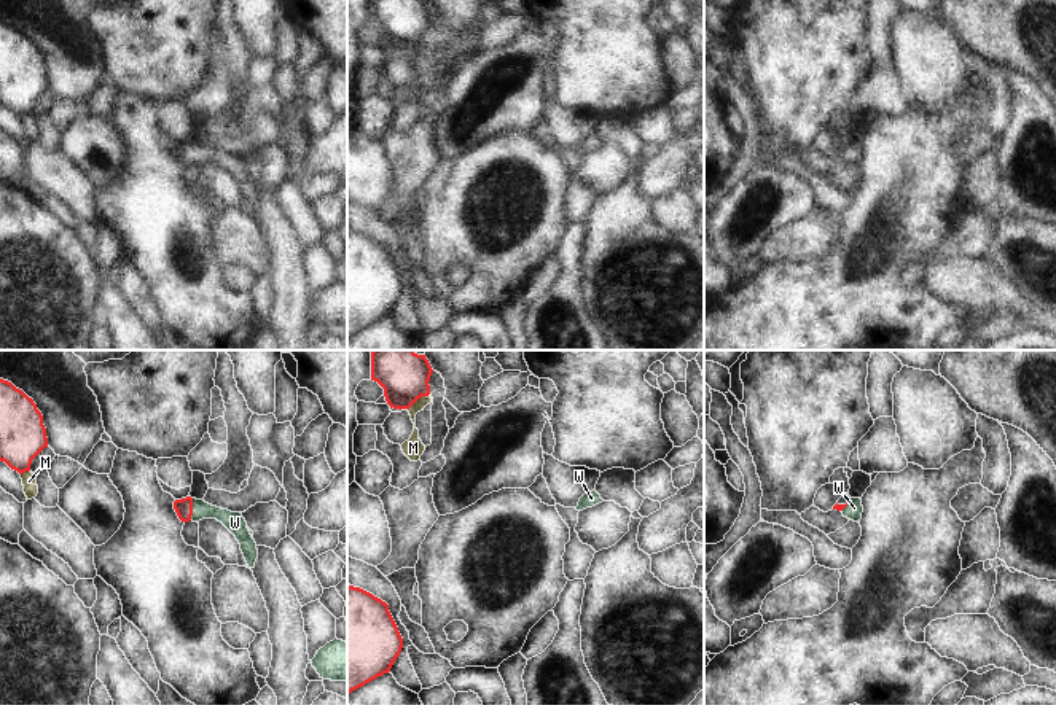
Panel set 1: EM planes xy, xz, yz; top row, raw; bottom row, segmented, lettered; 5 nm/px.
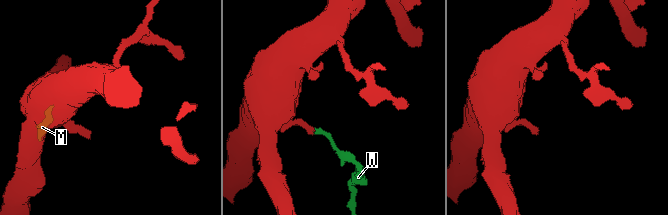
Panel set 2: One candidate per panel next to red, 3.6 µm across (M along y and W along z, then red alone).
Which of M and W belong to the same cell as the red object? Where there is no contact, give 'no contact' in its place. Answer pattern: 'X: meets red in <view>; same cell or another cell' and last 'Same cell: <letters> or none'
M: meets red in xz; another cell
W: meets red in xy; same cell
Same cell: W

